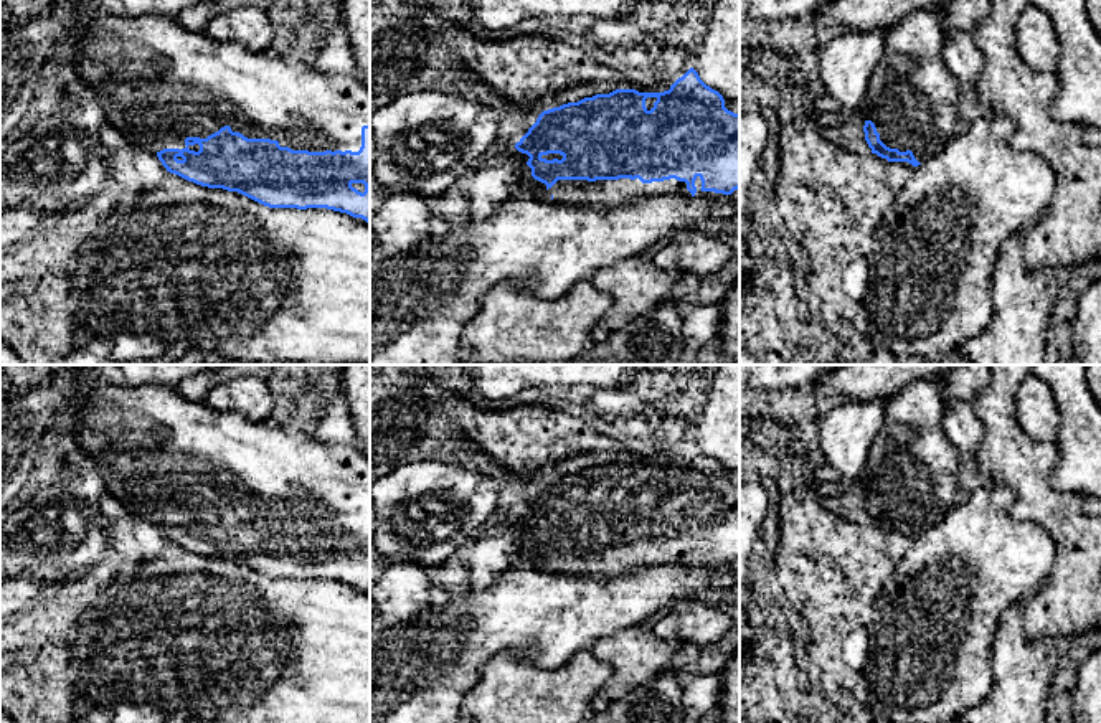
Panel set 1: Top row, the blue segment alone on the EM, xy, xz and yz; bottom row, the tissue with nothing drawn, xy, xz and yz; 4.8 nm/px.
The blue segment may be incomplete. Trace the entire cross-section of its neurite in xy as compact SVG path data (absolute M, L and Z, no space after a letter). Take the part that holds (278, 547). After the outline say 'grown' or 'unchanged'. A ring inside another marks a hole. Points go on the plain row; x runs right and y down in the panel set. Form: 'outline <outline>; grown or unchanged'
outline M96 385L86 401L71 413L71 428L81 449L96 461L106 489L135 517L158 527L167 541L208 558L238 561L269 578L327 578L370 593L370 456L357 444L325 444L314 436L282 429L269 421L251 421L234 411L216 411L206 403L191 403L165 386Z; grown

